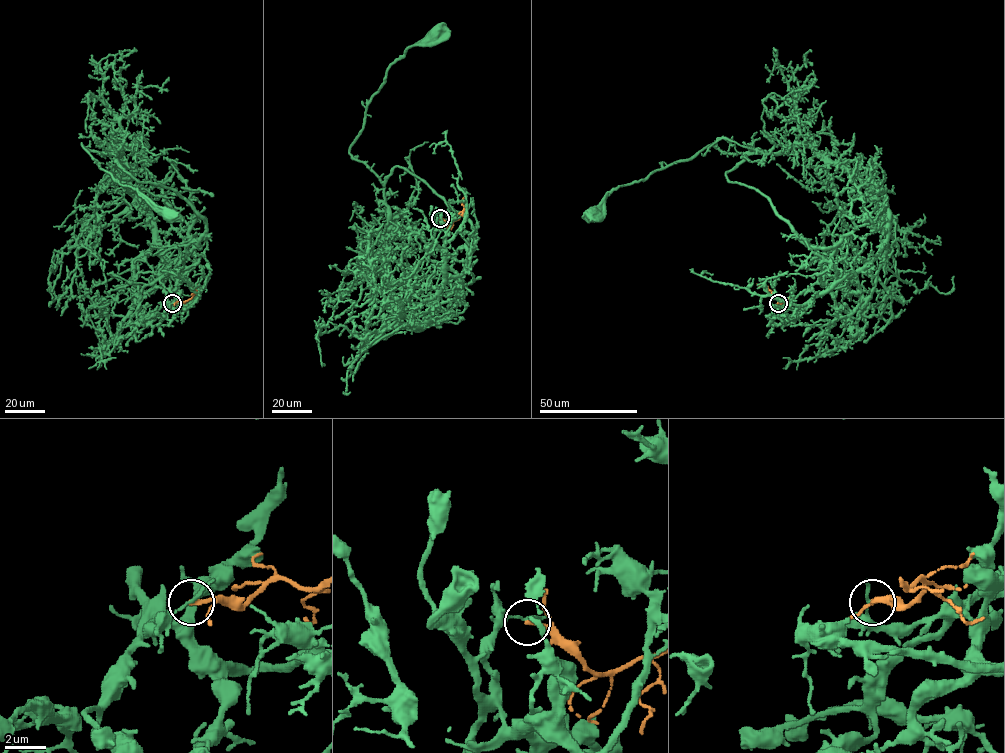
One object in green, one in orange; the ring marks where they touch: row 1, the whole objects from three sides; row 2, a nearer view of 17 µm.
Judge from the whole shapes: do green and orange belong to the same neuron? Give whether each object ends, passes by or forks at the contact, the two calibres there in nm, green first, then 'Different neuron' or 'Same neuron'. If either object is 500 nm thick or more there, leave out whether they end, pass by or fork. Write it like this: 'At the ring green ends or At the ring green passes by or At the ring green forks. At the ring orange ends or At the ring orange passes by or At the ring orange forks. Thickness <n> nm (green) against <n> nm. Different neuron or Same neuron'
At the ring green passes by. At the ring orange ends. Thickness 120 nm (green) against 200 nm. Different neuron

